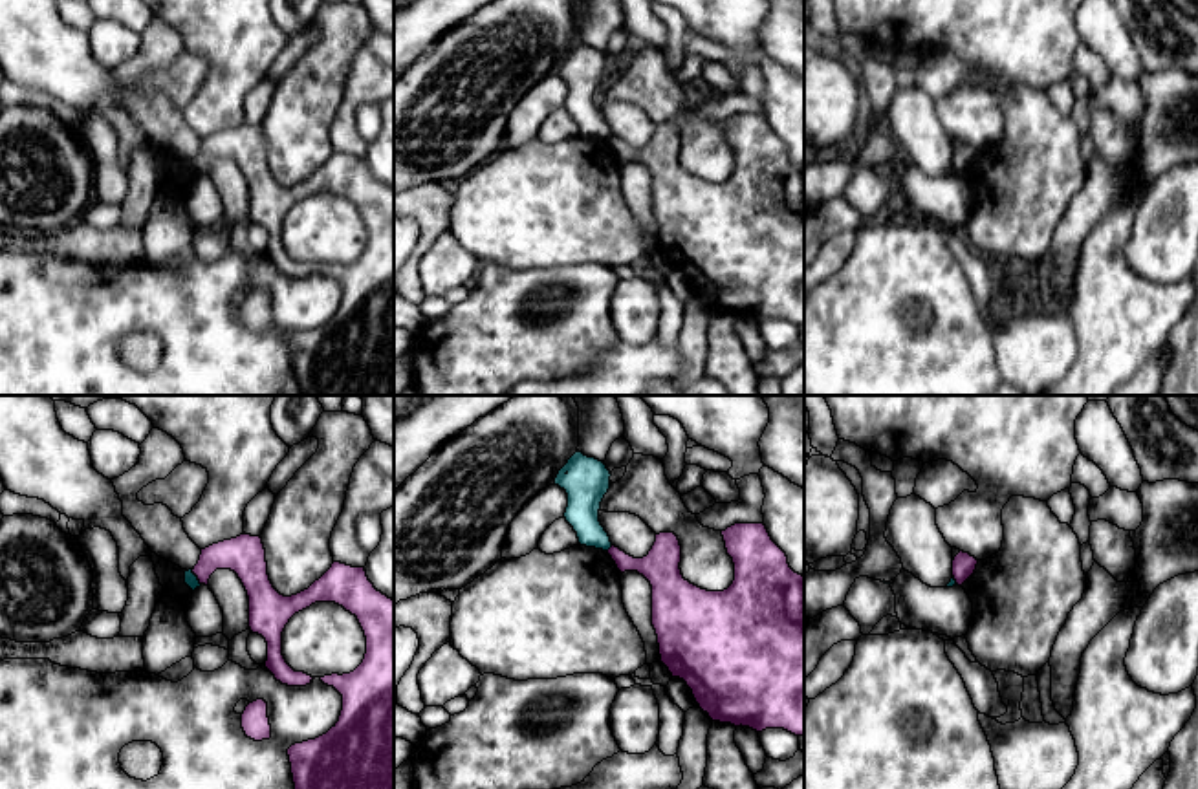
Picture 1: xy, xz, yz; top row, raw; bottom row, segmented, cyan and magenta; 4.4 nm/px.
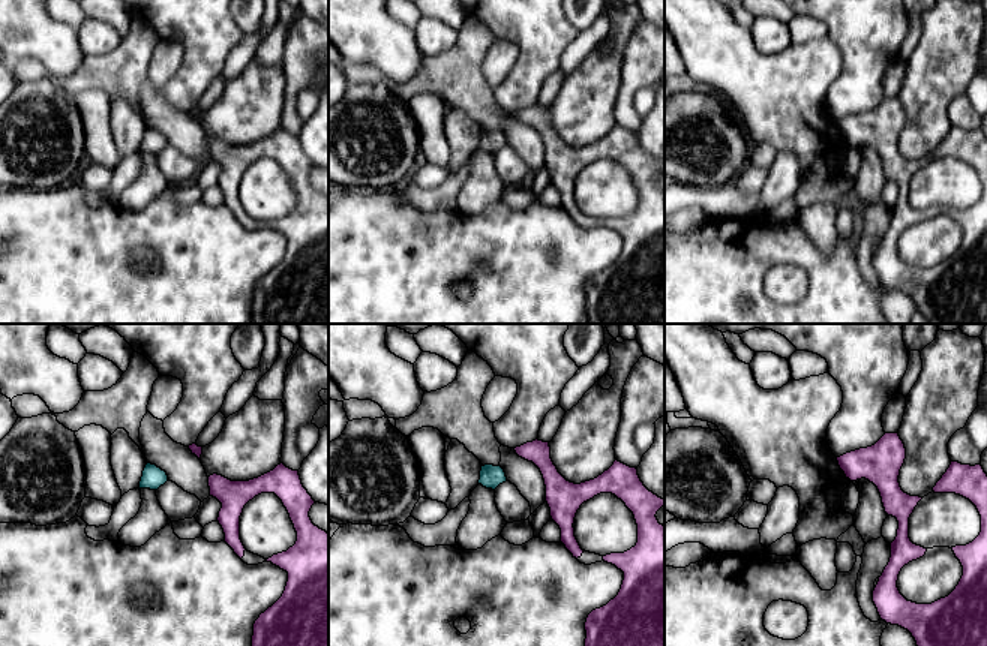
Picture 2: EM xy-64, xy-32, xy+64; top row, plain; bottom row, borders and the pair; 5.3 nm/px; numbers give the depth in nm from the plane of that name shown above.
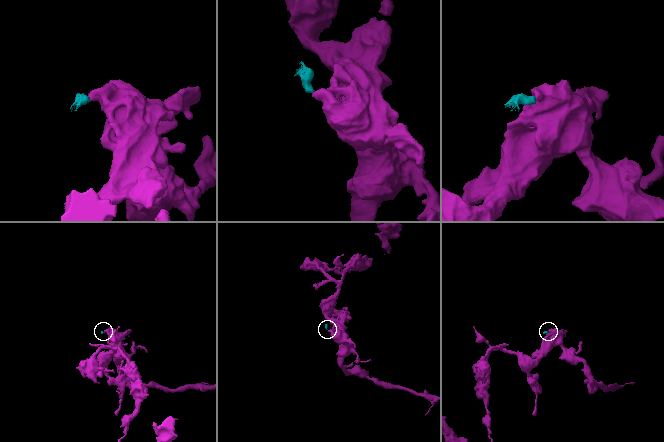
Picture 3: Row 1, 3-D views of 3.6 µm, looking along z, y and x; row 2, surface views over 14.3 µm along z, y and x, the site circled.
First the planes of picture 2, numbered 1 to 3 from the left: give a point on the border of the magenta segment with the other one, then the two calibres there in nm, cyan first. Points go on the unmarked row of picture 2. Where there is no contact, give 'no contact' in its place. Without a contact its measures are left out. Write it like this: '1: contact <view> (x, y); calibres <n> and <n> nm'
1: no contact
2: no contact
3: no contact

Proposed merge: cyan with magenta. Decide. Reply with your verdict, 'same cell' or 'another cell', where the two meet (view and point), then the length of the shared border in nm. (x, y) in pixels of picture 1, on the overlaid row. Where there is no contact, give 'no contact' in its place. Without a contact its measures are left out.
another cell | xy (196, 577) | 80 nm

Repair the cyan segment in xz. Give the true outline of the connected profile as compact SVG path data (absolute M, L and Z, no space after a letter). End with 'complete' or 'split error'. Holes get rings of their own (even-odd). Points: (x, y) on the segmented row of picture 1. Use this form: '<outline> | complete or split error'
M575 452L559 470L555 485L566 491L566 522L577 533L579 544L608 551L610 536L599 522L599 509L610 489L610 470L595 458Z | complete

